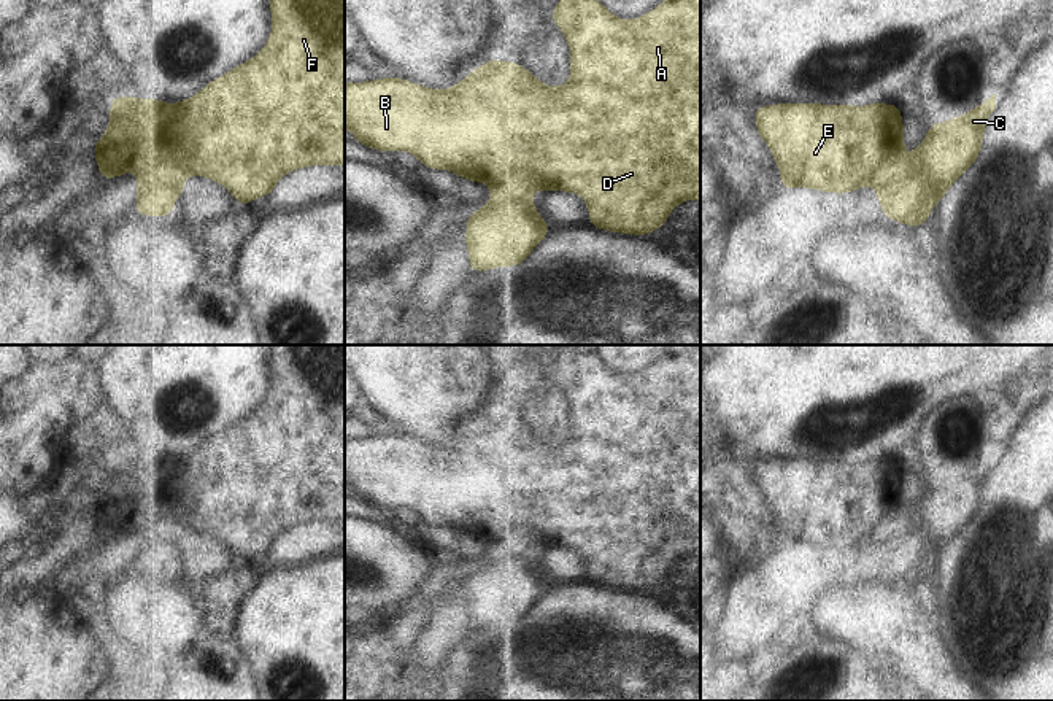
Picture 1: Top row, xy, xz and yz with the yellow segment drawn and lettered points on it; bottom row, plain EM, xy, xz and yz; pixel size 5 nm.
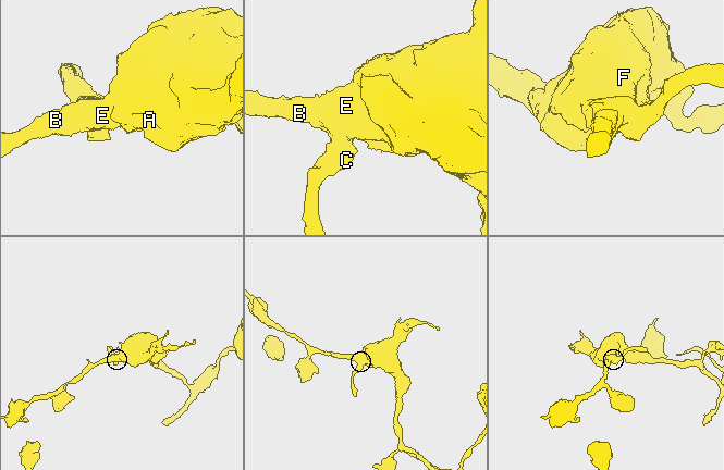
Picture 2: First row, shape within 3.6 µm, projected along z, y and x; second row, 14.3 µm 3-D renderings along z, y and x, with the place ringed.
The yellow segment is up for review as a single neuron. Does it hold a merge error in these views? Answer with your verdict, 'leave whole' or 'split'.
split

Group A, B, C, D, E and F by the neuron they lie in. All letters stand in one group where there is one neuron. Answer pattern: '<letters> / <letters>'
A B D E F / C

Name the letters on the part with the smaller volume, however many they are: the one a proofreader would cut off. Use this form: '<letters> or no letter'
C

